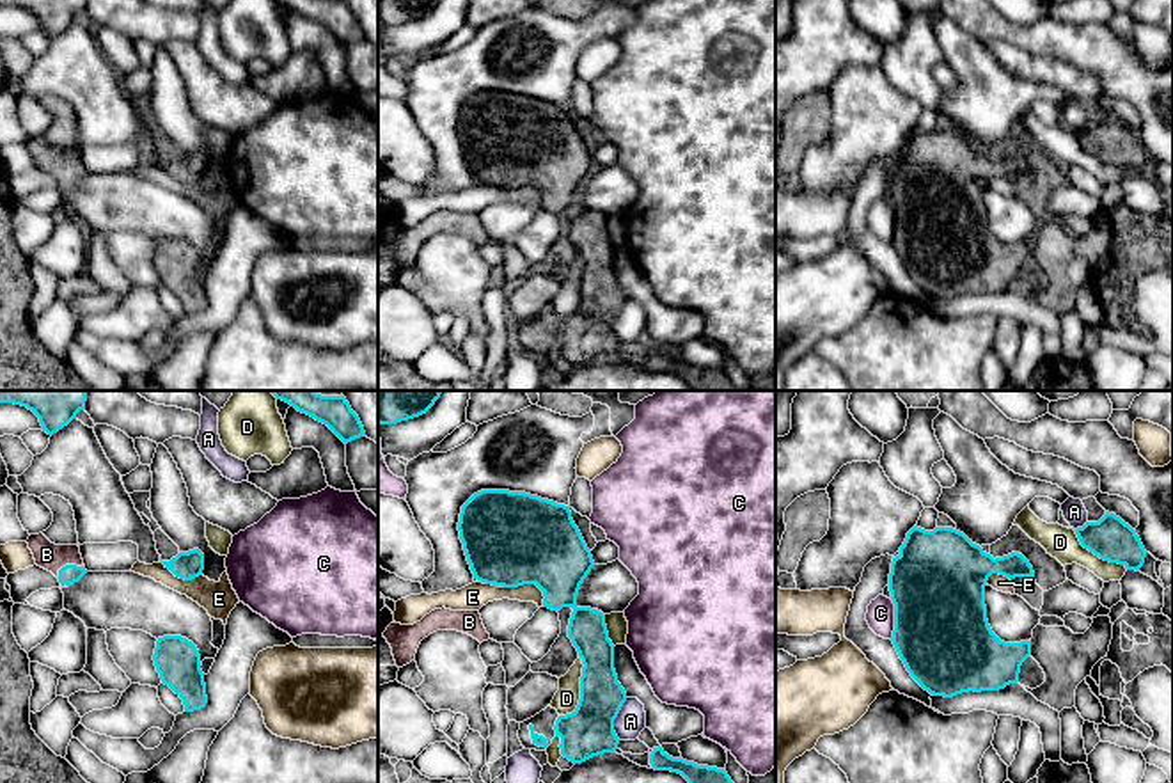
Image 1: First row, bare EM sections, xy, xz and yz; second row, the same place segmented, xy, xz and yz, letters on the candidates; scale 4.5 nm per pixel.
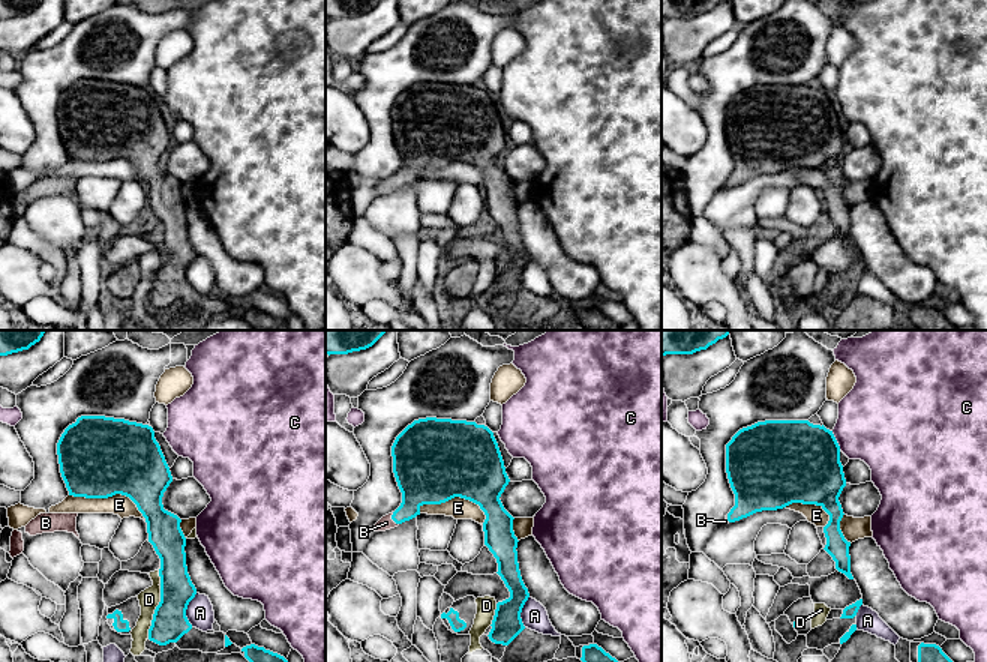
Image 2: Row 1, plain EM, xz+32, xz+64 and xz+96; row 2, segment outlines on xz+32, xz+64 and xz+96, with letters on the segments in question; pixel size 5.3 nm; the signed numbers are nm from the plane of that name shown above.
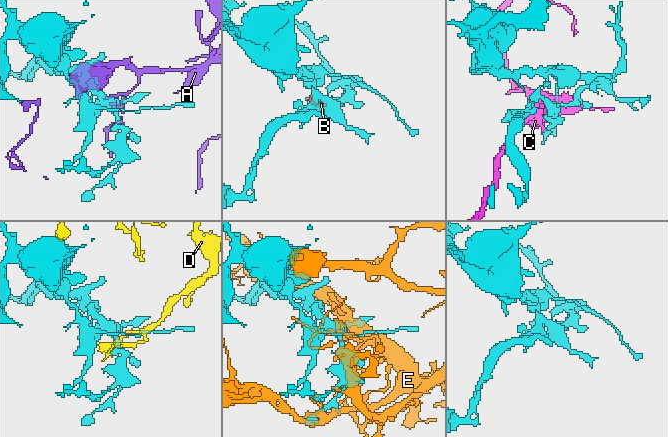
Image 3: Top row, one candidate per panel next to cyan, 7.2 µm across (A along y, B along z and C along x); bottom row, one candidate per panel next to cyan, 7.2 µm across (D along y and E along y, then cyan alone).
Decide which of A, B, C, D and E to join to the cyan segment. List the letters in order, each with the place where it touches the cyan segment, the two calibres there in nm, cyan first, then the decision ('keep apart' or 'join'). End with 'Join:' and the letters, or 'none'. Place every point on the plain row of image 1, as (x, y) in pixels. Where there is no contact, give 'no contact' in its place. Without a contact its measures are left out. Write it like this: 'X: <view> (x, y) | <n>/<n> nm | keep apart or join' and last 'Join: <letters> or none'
A: xz (614, 320) | 220/140 nm | keep apart
B: xy (68, 167) | 90/120 nm | join
C: yz (895, 221) | 440/130 nm | keep apart
D: xz (581, 292) | 220/110 nm | keep apart
E: xz (531, 185) | 440/110 nm | keep apart
Join: B

